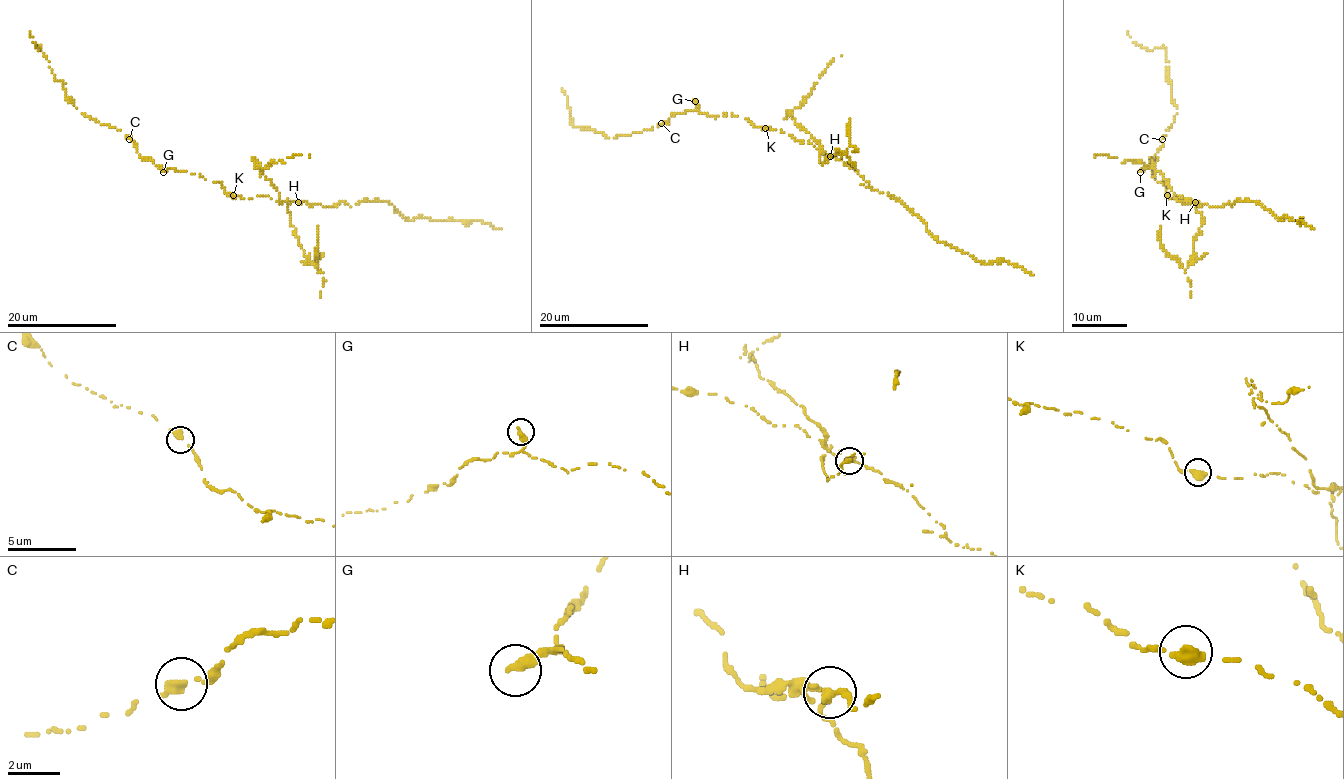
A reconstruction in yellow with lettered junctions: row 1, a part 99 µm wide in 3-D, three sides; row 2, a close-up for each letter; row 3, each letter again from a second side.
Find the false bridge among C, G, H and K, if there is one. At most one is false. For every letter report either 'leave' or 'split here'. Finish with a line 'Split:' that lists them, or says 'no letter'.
C: leave
G: leave
H: split here
K: leave
Split: H

